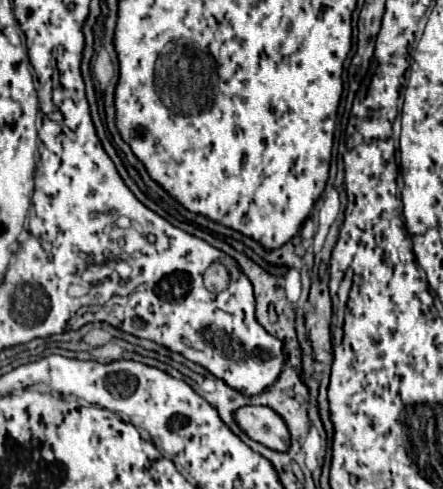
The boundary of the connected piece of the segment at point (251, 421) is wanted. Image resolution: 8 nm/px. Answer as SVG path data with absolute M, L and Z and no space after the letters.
M249 405L239 409L237 425L253 441L259 441L273 451L285 453L285 449L289 449L289 429L285 429L285 421L281 421L281 417L269 407Z

